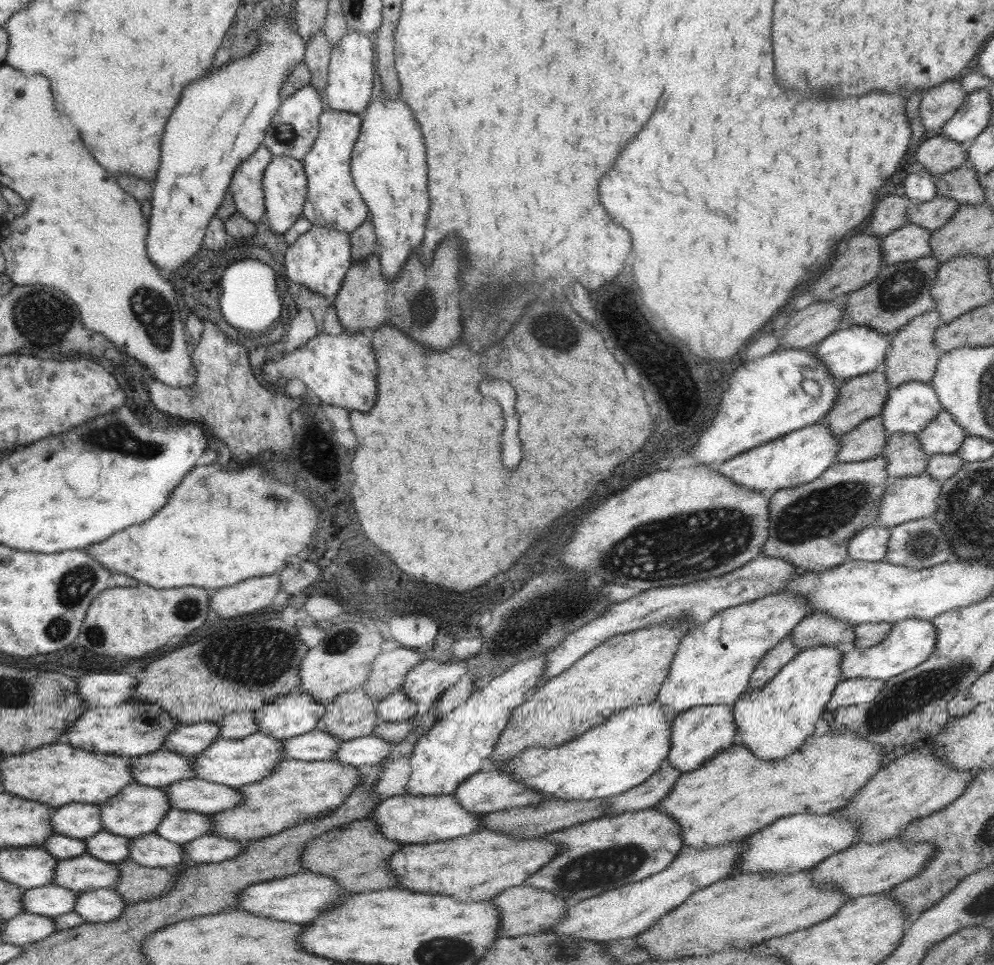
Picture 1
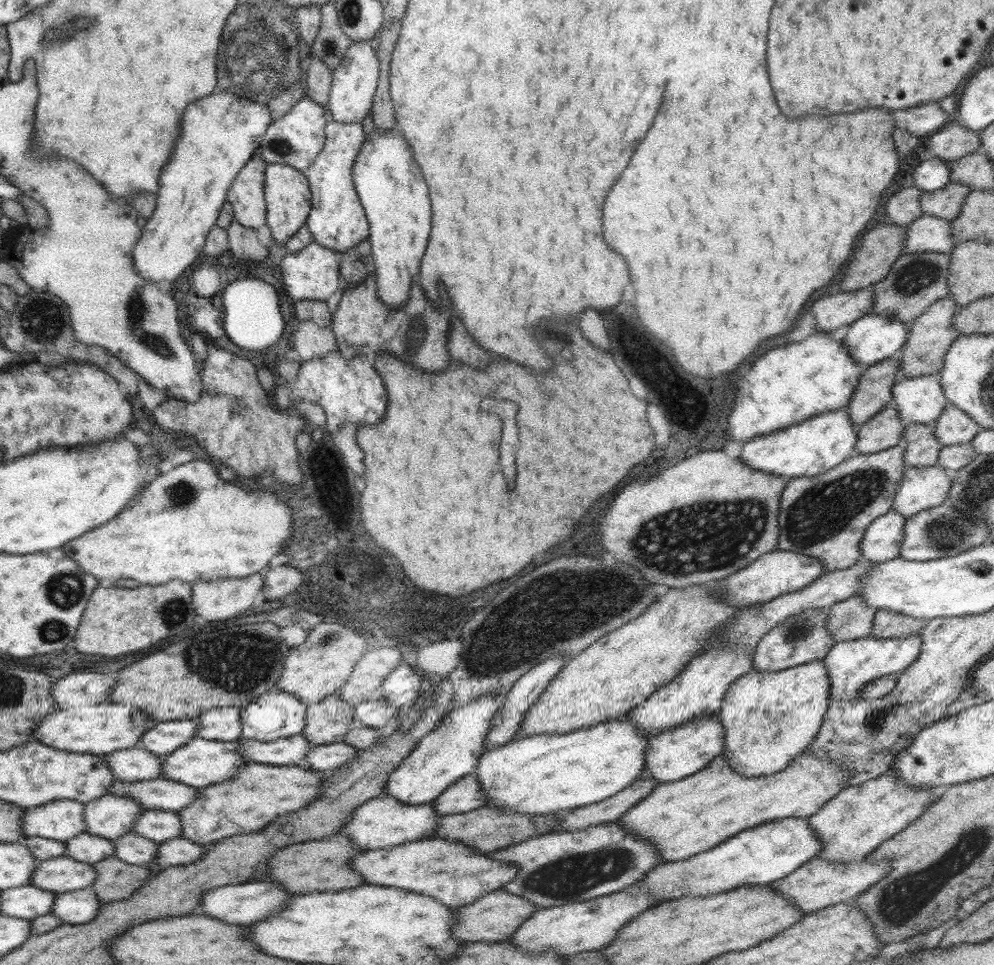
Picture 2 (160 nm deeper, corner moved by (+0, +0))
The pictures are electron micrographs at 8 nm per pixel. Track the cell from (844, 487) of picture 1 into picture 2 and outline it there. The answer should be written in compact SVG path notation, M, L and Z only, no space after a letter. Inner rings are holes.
M900 439L900 442L892 448L848 457L828 472L813 477L791 478L787 481L781 494L777 548L818 558L822 561L826 573L854 566L861 560L861 540L867 526L894 506L894 497L906 469L904 451L905 440Z

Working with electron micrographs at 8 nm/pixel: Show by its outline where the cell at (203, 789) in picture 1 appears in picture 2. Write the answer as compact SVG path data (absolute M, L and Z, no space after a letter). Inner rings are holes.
M160 776L152 780L143 780L140 782L124 782L116 780L109 788L109 794L127 796L128 798L139 802L143 808L146 809L178 812L180 809L193 803L193 800L197 797L197 790L198 788L180 784L180 782L168 780Z

